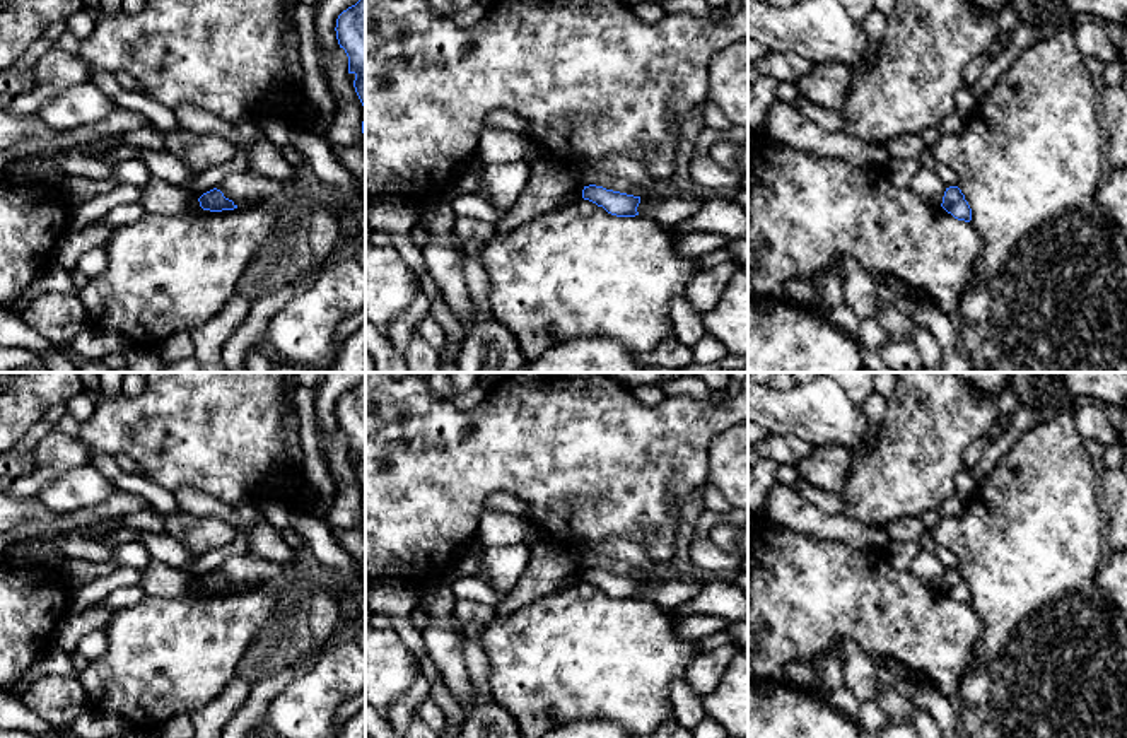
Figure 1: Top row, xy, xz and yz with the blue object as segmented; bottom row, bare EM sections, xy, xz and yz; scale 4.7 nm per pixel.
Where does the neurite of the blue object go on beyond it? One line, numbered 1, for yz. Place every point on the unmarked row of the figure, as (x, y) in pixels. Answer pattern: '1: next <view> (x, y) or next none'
1: next none

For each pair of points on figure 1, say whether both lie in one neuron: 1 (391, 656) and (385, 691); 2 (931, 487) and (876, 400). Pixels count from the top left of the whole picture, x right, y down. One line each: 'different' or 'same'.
1: same
2: different

